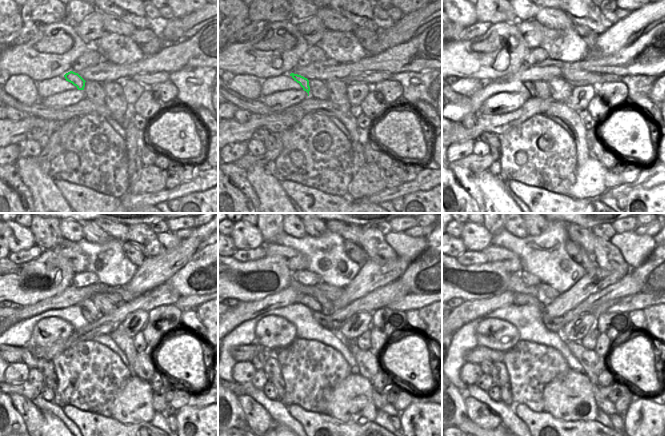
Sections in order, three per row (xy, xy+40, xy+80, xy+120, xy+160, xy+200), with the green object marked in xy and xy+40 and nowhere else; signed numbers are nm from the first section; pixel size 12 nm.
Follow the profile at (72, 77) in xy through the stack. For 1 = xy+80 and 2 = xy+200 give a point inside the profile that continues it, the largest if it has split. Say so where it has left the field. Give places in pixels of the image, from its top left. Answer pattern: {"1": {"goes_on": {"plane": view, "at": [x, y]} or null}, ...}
{"1": {"goes_on": {"plane": "xy+80", "at": [530, 86]}}, "2": {"goes_on": {"plane": "xy+200", "at": [553, 324]}}}

